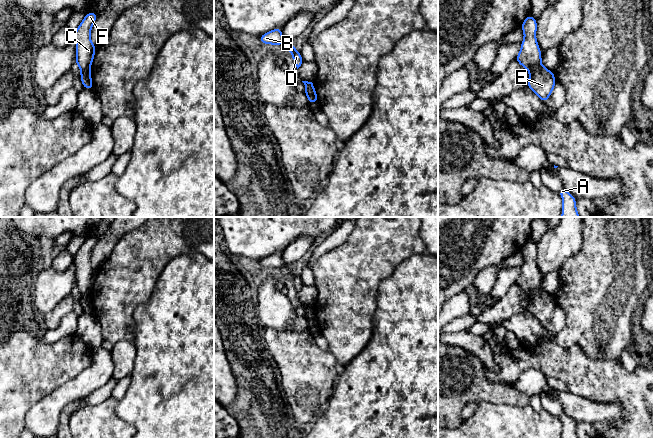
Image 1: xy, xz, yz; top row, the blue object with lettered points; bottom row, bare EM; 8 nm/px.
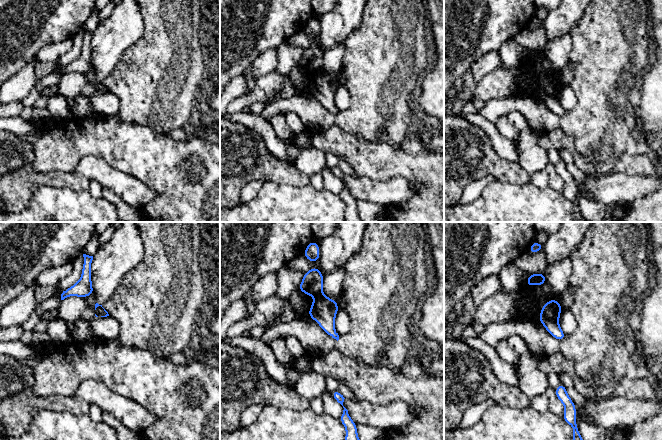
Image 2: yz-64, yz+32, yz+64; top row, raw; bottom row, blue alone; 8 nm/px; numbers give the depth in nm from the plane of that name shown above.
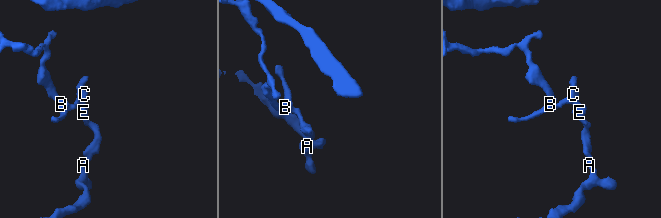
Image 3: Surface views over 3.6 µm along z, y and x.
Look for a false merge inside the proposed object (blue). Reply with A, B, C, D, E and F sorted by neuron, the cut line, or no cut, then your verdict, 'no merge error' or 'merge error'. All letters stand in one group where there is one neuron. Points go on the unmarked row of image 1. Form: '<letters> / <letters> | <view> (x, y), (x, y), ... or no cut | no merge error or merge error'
A E / B C D F | yz (540, 287), (529, 294) | merge error

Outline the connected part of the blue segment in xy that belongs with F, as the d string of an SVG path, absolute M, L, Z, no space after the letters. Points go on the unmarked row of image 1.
M89 236L74 255L73 263L76 266L75 287L81 295L90 293L95 280L96 270L90 263L90 257L98 241L98 237Z

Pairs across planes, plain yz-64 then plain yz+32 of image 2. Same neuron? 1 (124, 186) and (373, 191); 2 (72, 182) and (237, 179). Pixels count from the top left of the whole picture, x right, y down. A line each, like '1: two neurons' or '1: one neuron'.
1: one neuron
2: one neuron

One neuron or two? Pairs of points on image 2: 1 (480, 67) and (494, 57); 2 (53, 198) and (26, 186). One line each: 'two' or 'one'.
1: one
2: two

